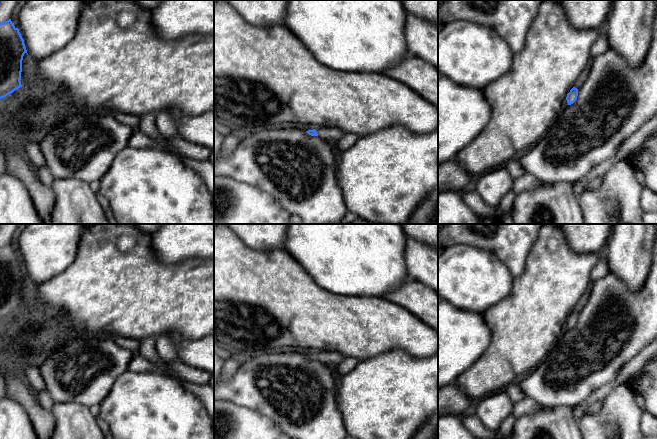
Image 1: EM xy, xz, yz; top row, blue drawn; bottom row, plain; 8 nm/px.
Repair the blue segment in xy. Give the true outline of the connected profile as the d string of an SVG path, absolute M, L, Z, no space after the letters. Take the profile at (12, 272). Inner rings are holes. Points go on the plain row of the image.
M0 247L0 323L22 311L22 284L27 277L24 264L14 247Z

